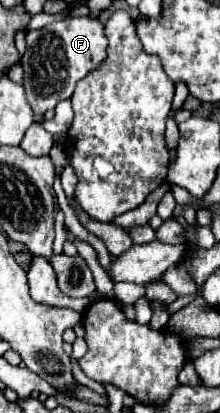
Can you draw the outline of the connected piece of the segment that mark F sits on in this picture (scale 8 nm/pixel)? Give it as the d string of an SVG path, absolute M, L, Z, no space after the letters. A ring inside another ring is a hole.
M71 16L61 22L53 22L41 30L27 32L27 48L21 58L25 70L23 86L27 92L29 106L35 114L45 114L53 110L59 100L71 98L75 84L87 76L101 60L105 60L107 38L103 32L103 22L91 16Z

